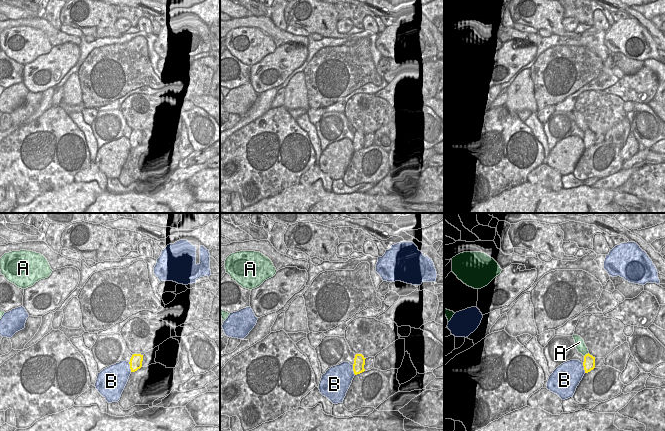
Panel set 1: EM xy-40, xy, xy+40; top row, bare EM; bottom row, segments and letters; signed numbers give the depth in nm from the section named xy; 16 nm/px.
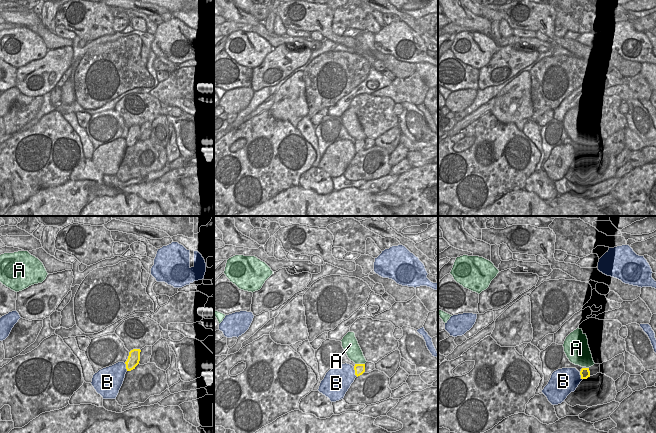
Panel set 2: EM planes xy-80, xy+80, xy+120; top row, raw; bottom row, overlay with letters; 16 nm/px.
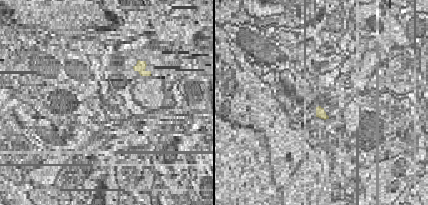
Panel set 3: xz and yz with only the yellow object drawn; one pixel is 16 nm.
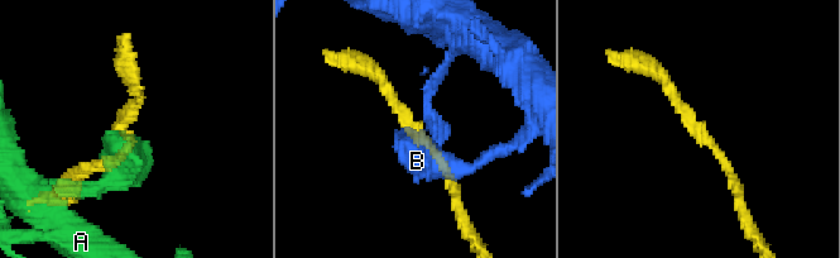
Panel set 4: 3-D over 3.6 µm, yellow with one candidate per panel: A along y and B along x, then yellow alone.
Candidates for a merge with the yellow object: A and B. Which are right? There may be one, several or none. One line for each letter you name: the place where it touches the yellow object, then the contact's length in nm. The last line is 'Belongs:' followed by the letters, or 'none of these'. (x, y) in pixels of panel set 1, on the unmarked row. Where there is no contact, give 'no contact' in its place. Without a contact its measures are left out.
Belongs: none of these

